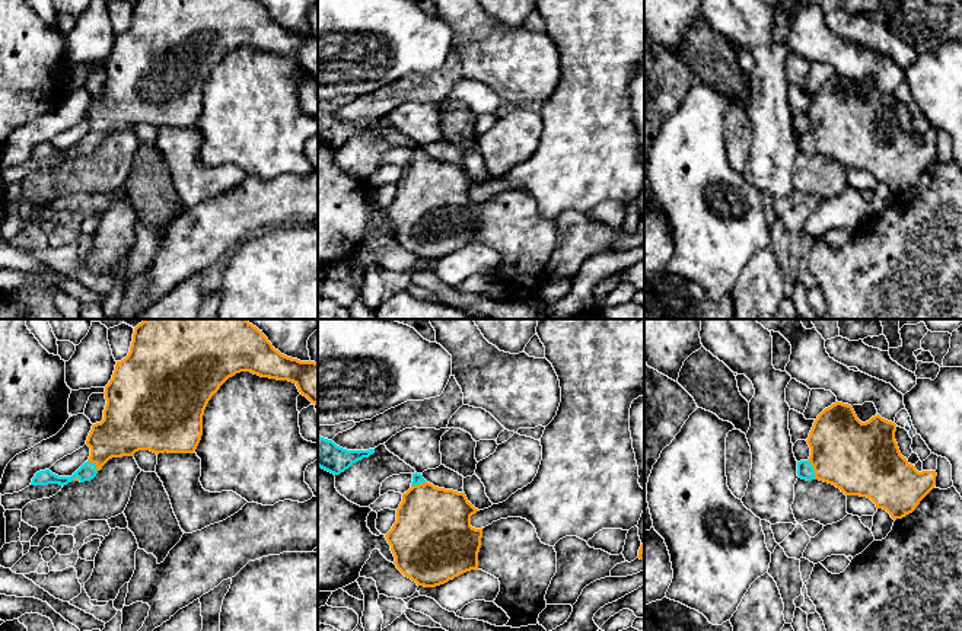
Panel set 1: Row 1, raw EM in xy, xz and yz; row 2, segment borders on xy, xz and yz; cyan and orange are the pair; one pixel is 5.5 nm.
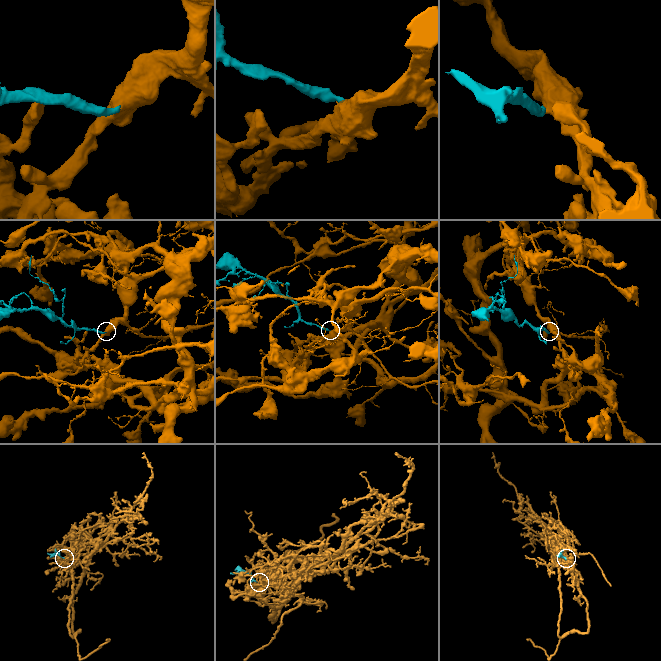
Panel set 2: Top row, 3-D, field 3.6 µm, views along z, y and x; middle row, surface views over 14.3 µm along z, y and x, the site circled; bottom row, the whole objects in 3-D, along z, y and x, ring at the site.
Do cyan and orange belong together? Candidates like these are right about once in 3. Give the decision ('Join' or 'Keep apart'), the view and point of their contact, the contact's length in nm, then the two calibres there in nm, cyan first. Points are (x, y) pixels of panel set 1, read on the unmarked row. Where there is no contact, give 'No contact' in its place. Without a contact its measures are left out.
Join. Touches cyan at yz (812, 143). Shared border 120 nm. Thickness 90 nm (cyan) against 400 nm

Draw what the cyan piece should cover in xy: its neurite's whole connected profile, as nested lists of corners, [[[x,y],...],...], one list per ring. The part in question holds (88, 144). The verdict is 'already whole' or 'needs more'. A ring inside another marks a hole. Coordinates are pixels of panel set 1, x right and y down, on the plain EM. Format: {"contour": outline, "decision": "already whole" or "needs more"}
{"contour": [[[136,0],[128,29],[117,35],[112,52],[105,60],[103,93],[93,98],[87,109],[89,133],[71,150],[58,150],[50,143],[39,144],[31,159],[64,160],[71,154],[90,154],[109,133],[134,130],[138,124],[156,128],[194,127],[203,109],[203,89],[208,74],[229,51],[240,45],[293,55],[300,68],[318,79],[318,36],[281,28],[257,0]]], "decision": "needs more"}

